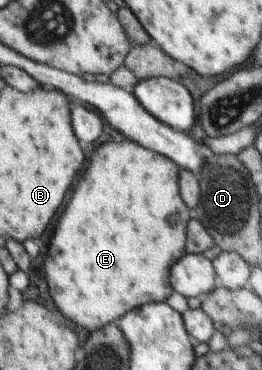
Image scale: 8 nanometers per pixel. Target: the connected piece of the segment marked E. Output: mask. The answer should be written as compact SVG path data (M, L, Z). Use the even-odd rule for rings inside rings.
M127 139L127 143L105 143L99 149L95 149L93 157L89 159L89 167L85 169L85 173L83 173L81 181L77 183L77 187L75 187L69 203L63 209L65 213L61 213L59 219L57 219L53 237L49 241L49 251L47 251L47 257L45 257L45 277L47 277L49 289L51 289L53 303L59 307L59 311L67 319L71 319L73 323L77 323L77 325L93 331L97 327L103 327L103 325L107 325L107 323L123 317L127 311L137 310L144 304L168 301L168 298L174 292L170 285L171 267L187 254L187 228L193 218L192 212L187 208L183 199L181 199L179 177L177 165L171 159L167 159L167 157L163 157L159 153L153 153L153 151L141 147L139 143L133 143L129 139Z

